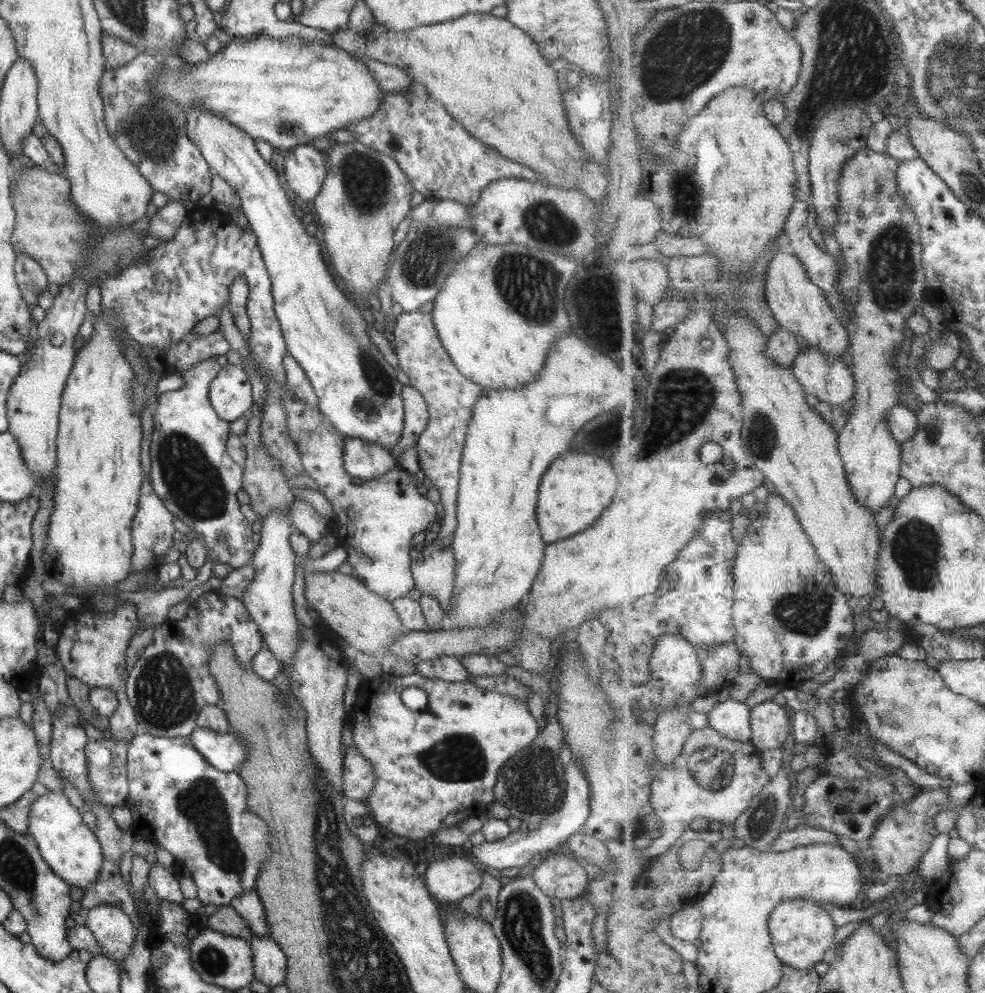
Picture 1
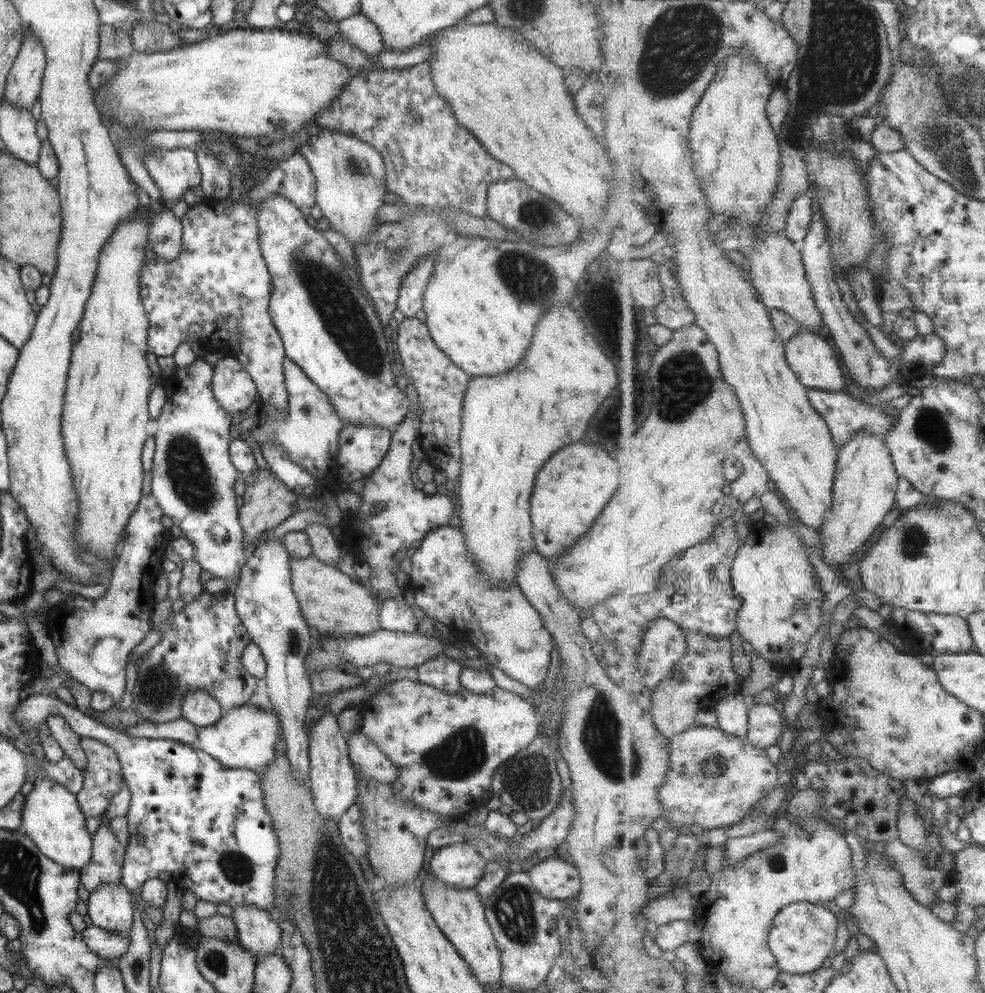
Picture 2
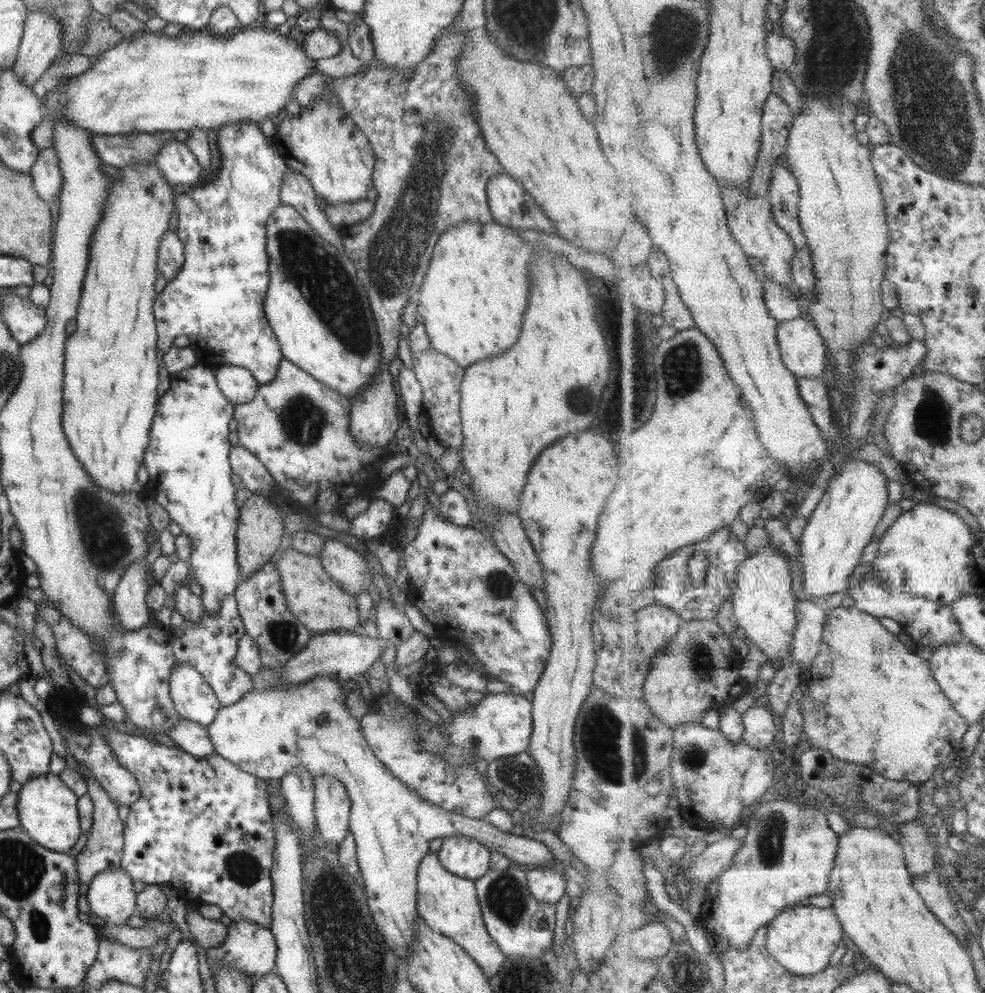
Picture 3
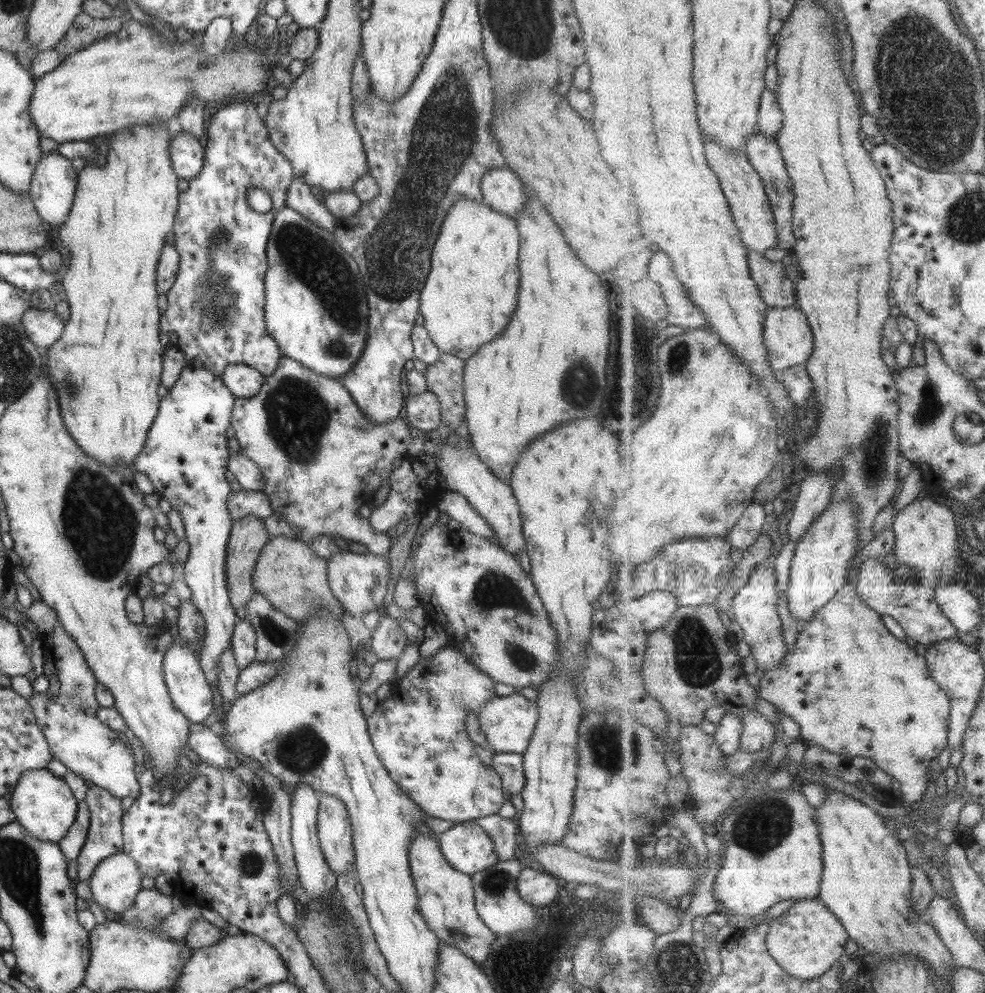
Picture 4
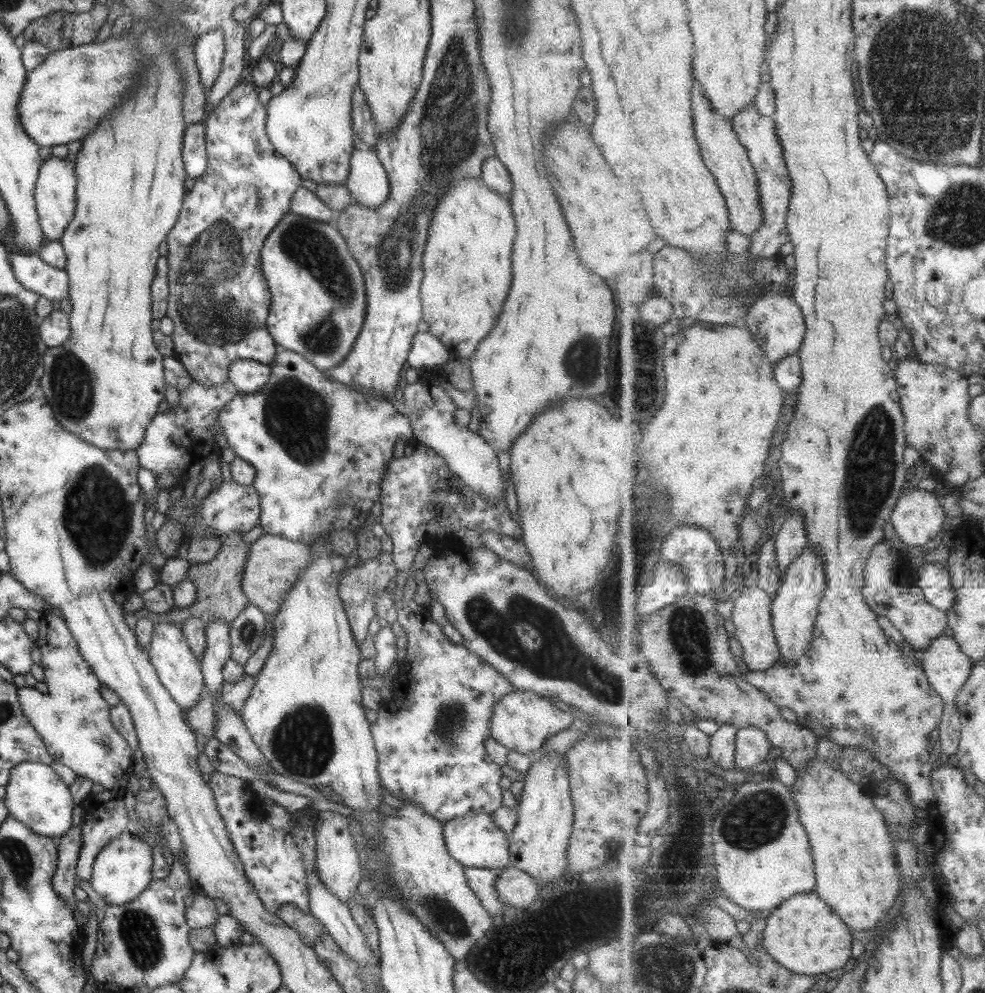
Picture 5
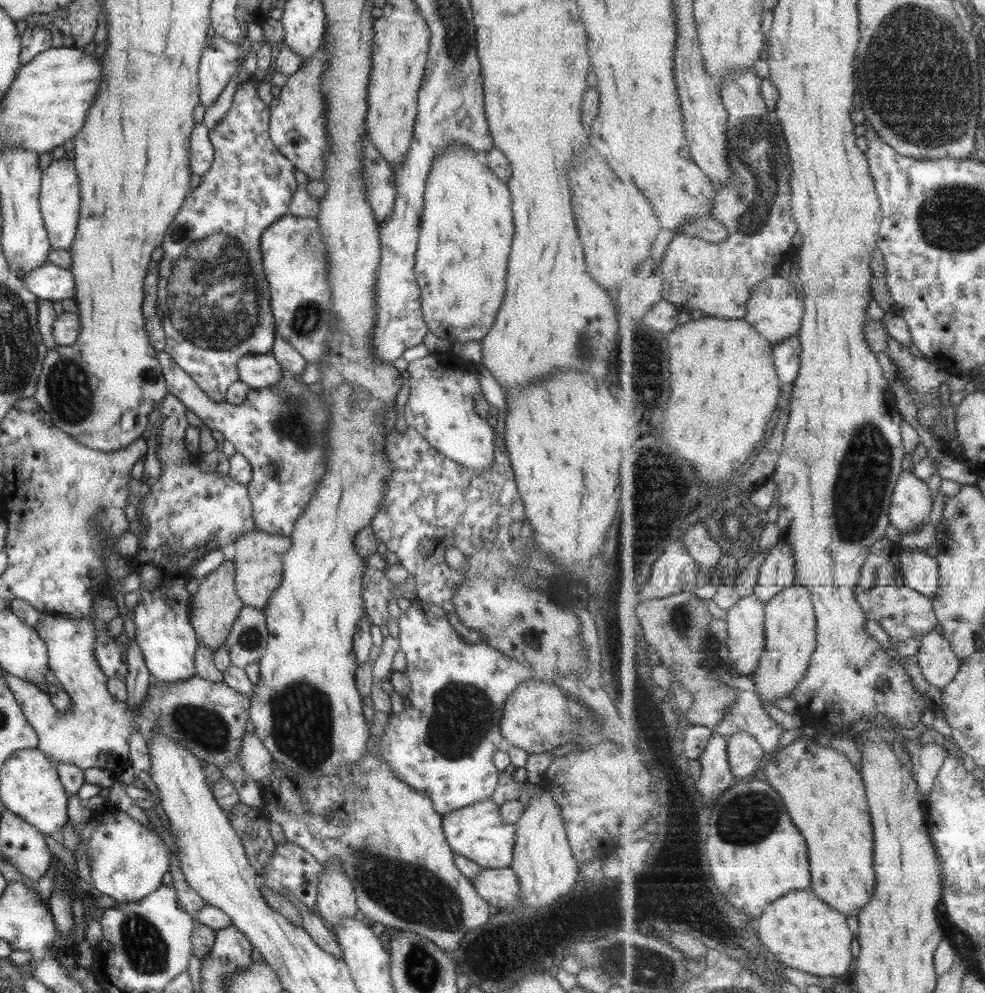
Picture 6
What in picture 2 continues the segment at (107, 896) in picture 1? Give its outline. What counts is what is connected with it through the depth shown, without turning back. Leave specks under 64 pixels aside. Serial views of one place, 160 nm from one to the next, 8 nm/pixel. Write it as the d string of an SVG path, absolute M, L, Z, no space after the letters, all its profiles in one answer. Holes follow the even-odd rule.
M100 816L98 828L91 837L91 854L80 871L80 884L91 892L107 883L120 883L121 867L126 847L121 845L109 829L109 819Z

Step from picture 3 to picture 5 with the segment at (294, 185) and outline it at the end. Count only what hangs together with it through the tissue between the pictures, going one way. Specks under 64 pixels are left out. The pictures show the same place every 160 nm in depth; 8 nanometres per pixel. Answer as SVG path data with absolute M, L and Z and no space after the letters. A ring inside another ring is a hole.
M301 185L292 195L288 212L329 224L333 223L335 215L328 206L325 206L325 203L317 199L315 194L309 192L307 188Z

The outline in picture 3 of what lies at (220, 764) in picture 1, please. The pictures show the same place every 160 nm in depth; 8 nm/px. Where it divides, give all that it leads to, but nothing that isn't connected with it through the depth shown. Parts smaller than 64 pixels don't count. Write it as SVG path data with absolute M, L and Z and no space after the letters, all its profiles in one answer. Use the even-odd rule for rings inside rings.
M315 676L301 685L289 689L273 689L256 692L254 690L244 694L237 702L220 707L217 714L206 726L208 737L214 752L232 762L238 769L244 770L266 782L273 778L279 780L294 768L304 768L312 778L317 776L332 776L338 780L346 790L350 800L348 831L352 833L355 845L355 858L359 874L363 880L366 896L367 914L375 922L377 932L383 937L385 944L403 966L406 956L410 953L410 946L414 942L416 930L416 870L419 860L429 851L429 841L433 838L444 839L448 836L463 835L484 844L489 850L500 852L513 865L535 864L539 867L562 868L555 860L551 851L536 838L513 835L497 830L492 824L481 819L469 819L454 813L449 813L425 799L401 782L386 769L369 748L360 722L349 714L345 707L345 696L341 693L341 685L335 678Z

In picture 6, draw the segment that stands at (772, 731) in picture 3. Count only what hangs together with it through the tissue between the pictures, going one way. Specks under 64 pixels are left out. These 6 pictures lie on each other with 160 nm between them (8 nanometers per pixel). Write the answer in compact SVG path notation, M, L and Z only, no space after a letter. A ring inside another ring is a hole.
M748 732L728 737L728 753L729 764L737 781L747 780L758 774L767 755L761 743Z

